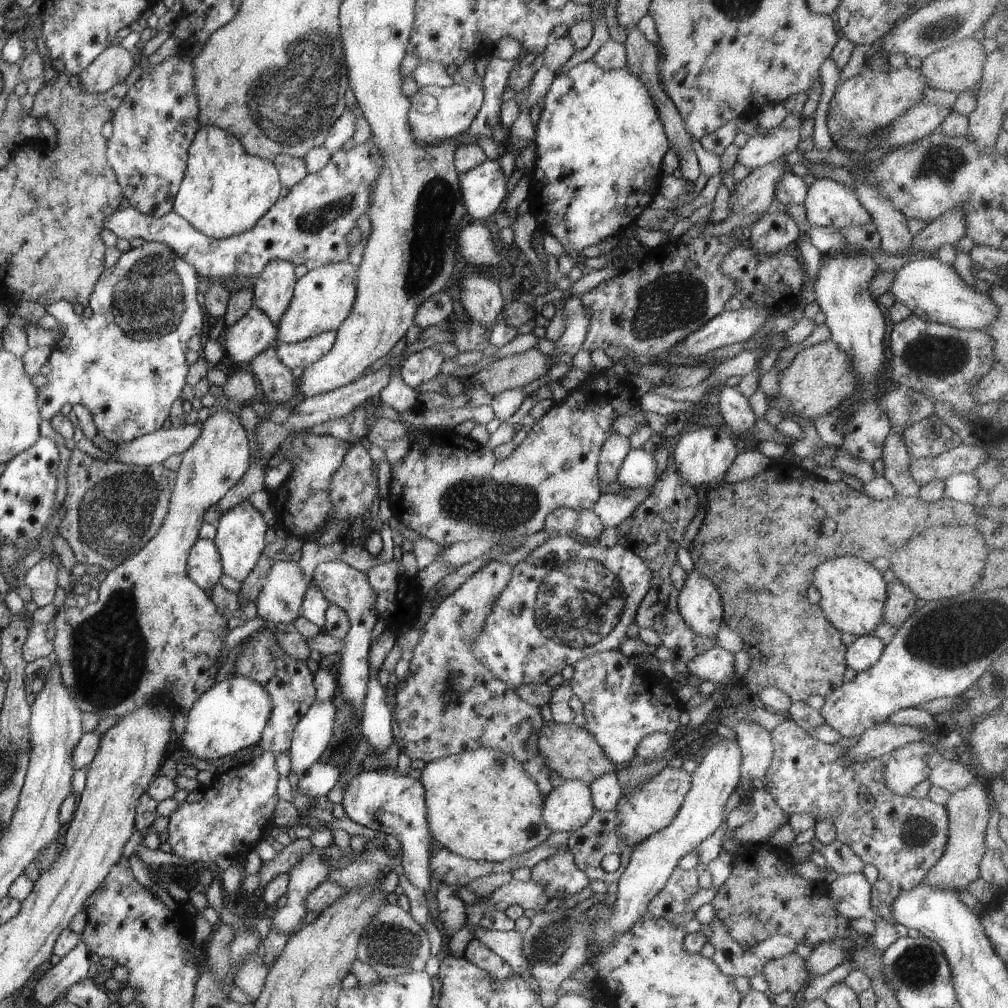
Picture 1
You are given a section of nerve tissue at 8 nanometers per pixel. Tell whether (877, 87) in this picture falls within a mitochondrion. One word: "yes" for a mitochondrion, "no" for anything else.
no

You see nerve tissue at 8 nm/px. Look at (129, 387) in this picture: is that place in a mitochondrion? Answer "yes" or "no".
no

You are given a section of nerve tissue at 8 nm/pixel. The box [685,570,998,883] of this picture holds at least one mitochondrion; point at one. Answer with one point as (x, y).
(916, 832)

